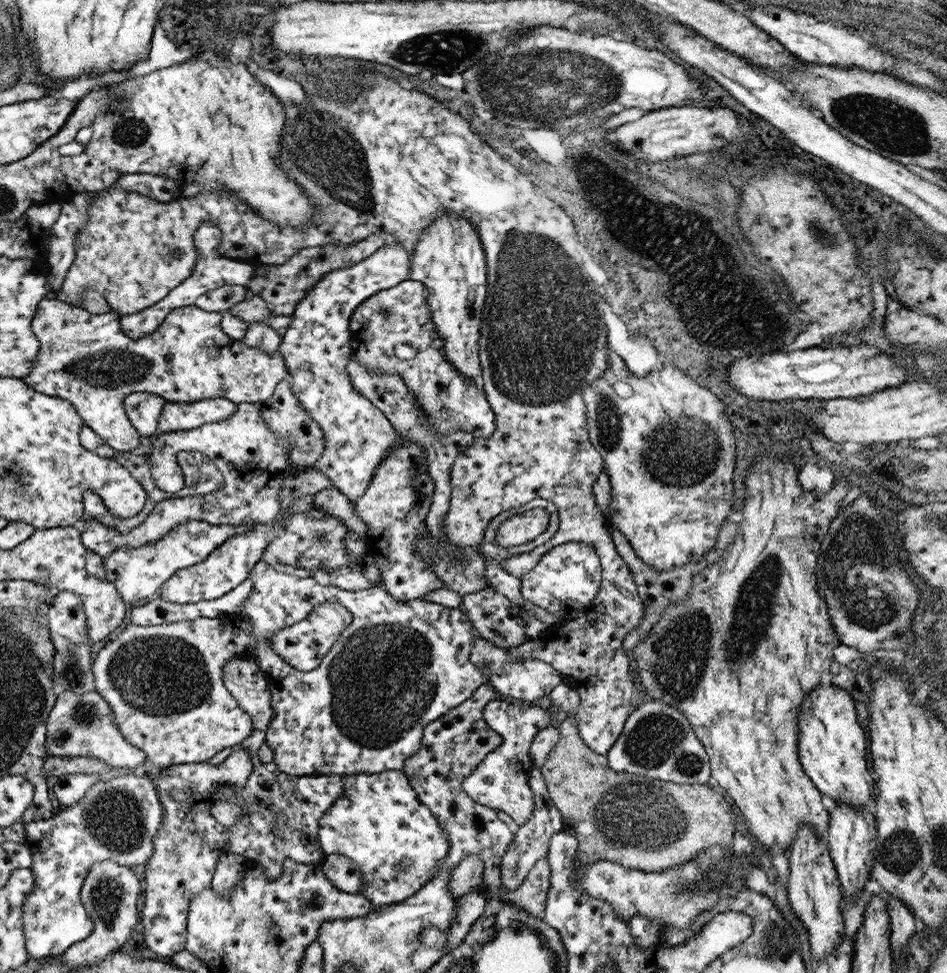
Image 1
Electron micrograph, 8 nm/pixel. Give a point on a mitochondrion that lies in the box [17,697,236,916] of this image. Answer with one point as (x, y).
(114, 817)

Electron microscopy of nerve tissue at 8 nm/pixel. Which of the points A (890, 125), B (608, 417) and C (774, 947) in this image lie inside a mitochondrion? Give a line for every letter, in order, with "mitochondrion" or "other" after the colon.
A: mitochondrion
B: mitochondrion
C: mitochondrion

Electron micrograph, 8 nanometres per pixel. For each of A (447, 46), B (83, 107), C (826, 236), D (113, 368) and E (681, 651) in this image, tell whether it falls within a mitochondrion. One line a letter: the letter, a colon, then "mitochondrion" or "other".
A: mitochondrion
B: other
C: mitochondrion
D: mitochondrion
E: mitochondrion

